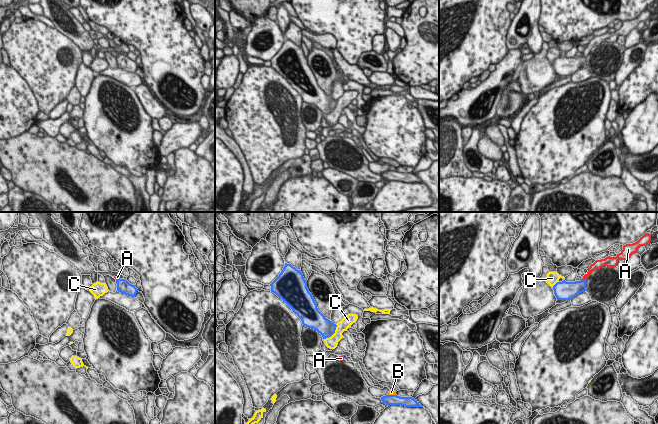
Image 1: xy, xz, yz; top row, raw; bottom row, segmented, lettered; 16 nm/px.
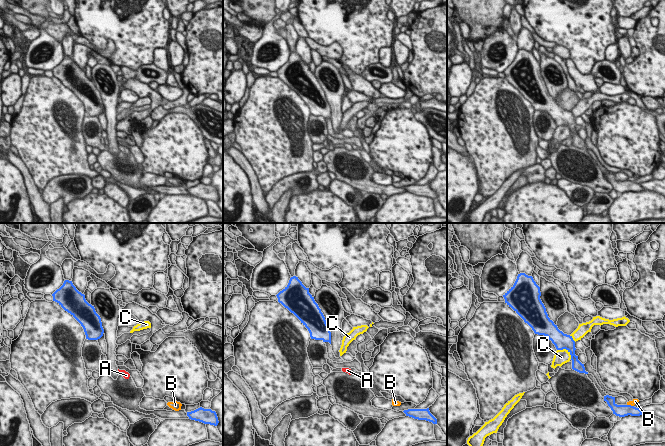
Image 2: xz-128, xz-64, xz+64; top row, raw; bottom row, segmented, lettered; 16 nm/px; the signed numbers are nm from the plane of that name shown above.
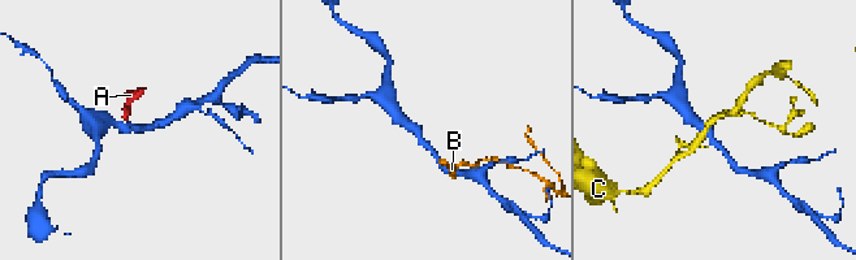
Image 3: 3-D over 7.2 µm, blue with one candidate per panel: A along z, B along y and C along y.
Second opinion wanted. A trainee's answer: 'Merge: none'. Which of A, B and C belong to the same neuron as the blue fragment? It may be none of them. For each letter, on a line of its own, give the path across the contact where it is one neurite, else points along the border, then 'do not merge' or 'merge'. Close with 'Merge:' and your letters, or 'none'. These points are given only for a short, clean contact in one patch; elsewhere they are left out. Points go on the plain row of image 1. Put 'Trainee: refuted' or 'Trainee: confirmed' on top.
Trainee: confirmed
A: border along yz (582, 54), (585, 56); do not merge
B: border along xz (388, 170), (395, 171); do not merge
C: do not merge
Merge: none

